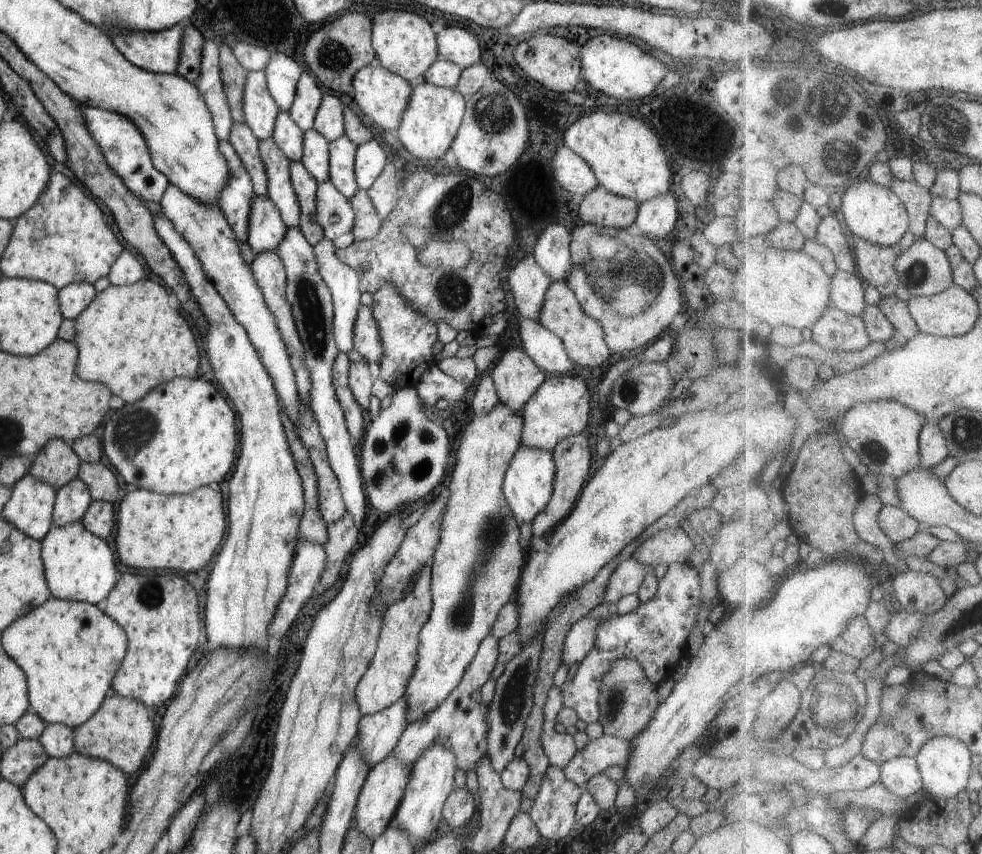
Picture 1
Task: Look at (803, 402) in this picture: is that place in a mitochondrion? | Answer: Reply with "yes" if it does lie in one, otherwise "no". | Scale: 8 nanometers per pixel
no

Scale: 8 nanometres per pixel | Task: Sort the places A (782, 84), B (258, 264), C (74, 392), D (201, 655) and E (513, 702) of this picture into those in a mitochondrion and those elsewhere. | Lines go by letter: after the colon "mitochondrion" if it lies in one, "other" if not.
A: mitochondrion
B: other
C: other
D: other
E: mitochondrion

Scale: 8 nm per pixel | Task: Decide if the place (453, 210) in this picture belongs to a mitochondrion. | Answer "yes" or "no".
yes

